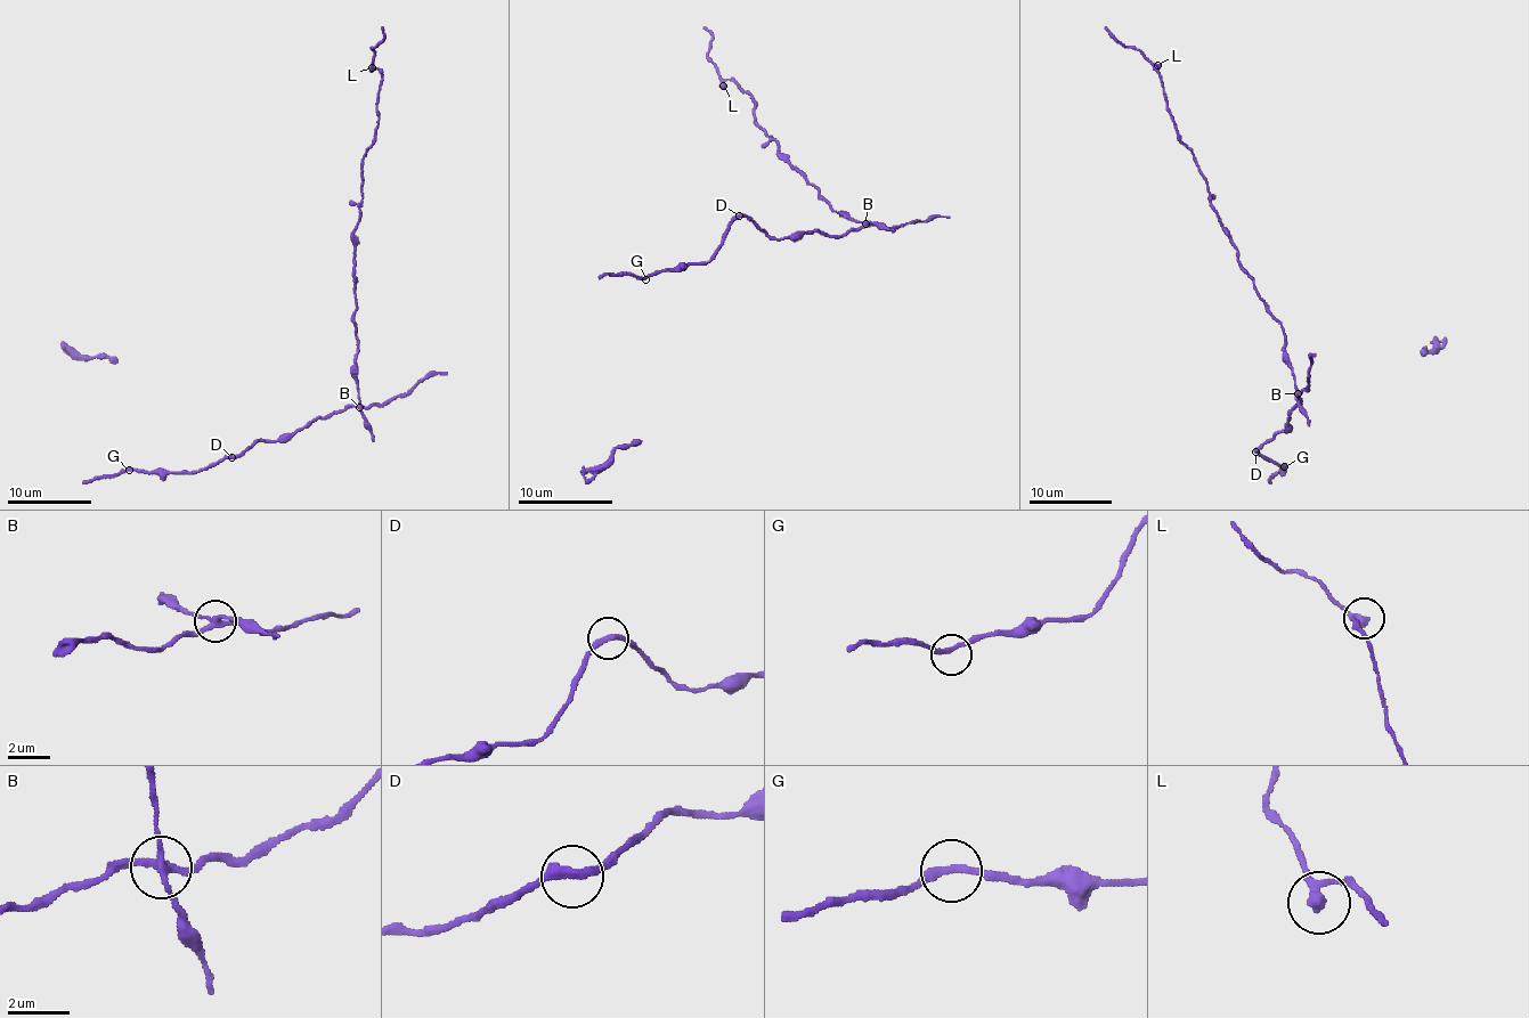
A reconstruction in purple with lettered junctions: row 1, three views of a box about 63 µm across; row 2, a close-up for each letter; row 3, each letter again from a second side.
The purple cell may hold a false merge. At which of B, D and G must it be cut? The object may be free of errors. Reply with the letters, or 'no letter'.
B

